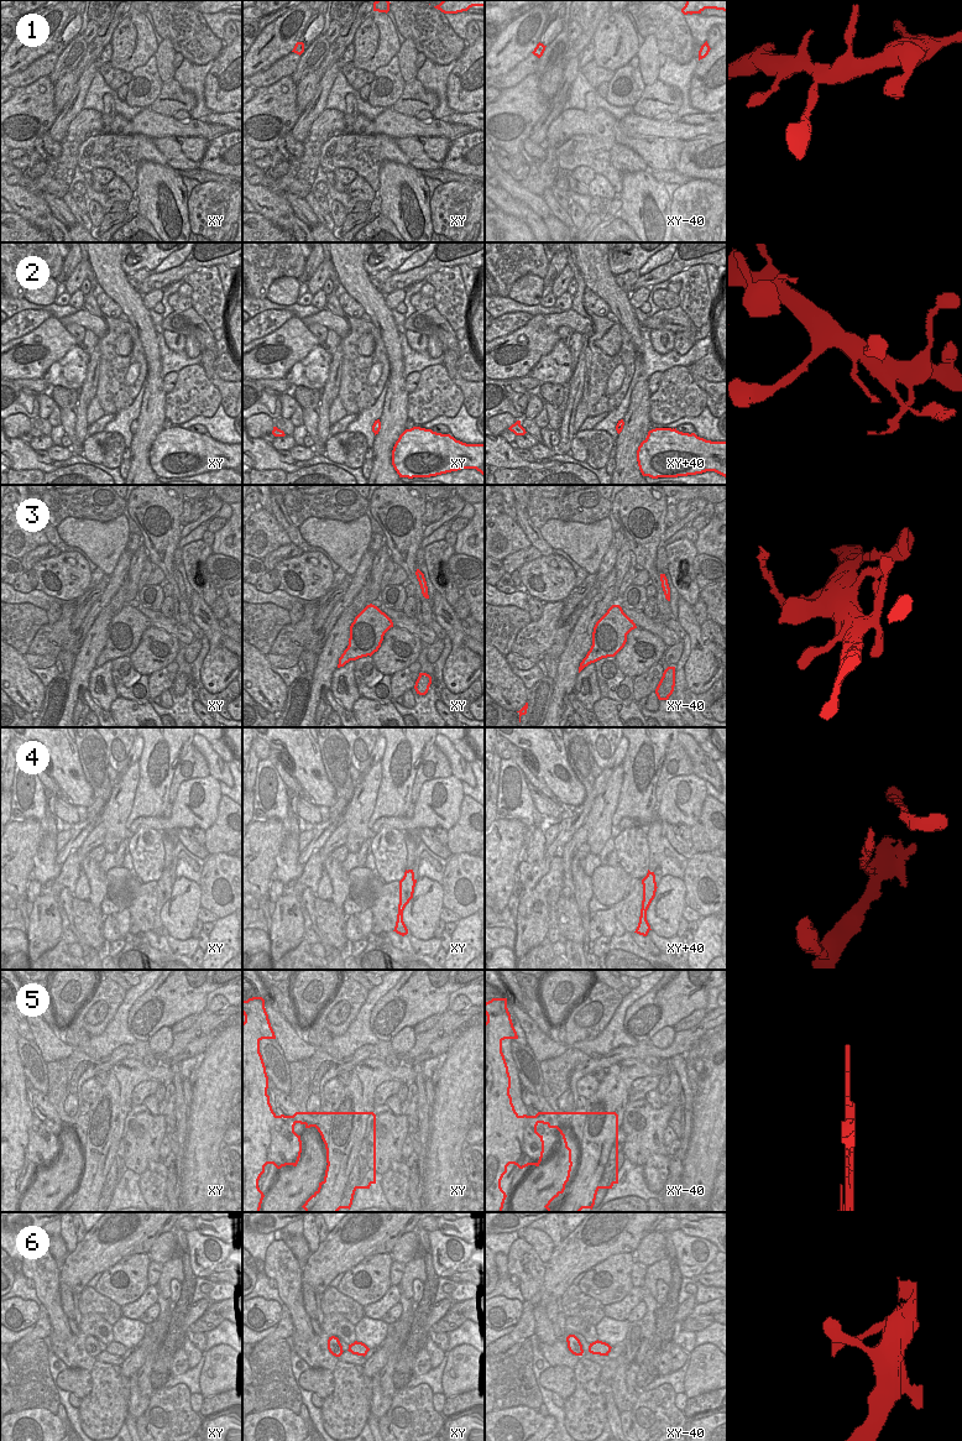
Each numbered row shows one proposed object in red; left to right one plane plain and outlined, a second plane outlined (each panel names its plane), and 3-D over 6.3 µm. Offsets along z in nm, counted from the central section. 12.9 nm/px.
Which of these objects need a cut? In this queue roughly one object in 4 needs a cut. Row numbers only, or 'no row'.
5

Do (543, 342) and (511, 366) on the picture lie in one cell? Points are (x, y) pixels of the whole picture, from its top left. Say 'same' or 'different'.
same

